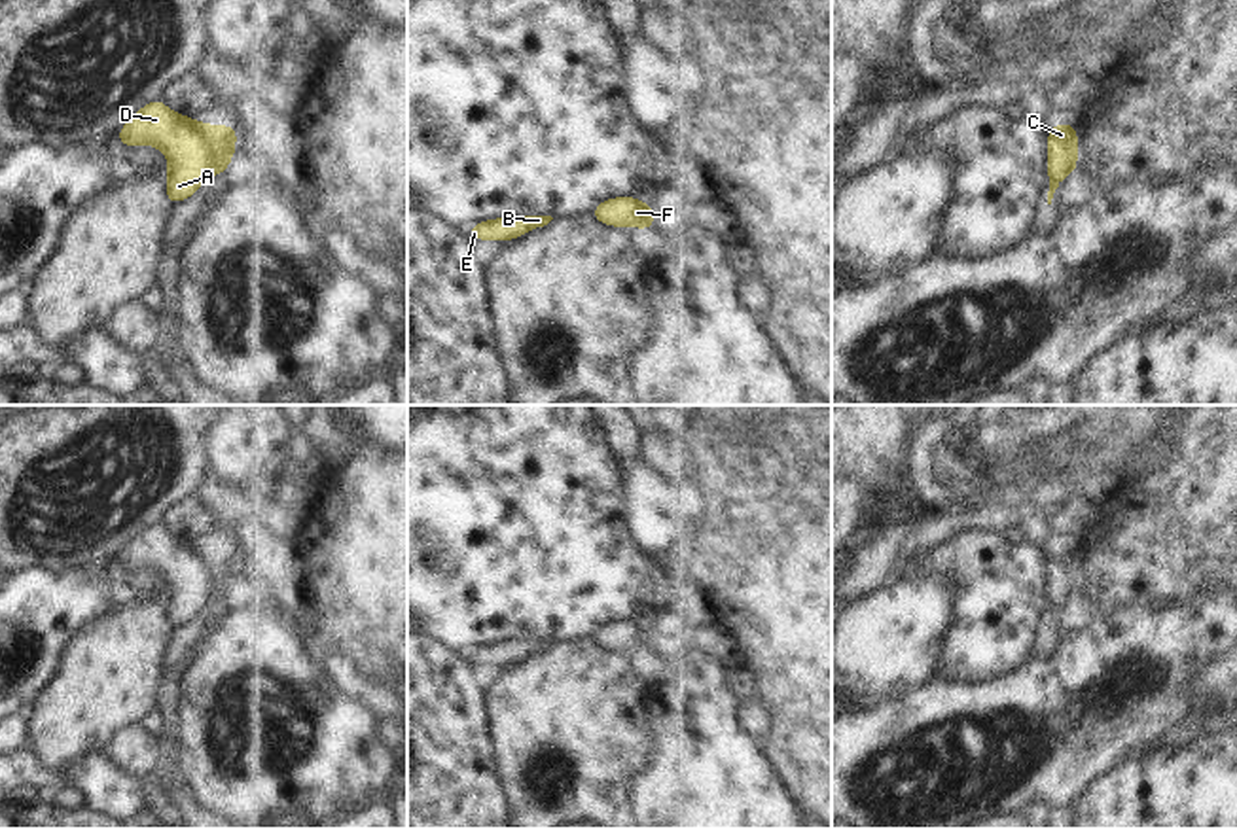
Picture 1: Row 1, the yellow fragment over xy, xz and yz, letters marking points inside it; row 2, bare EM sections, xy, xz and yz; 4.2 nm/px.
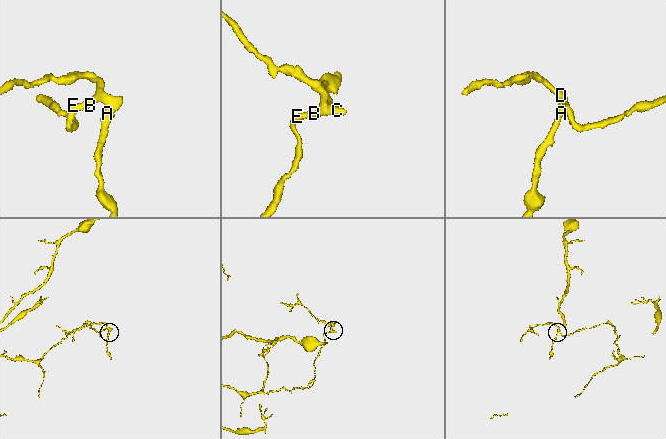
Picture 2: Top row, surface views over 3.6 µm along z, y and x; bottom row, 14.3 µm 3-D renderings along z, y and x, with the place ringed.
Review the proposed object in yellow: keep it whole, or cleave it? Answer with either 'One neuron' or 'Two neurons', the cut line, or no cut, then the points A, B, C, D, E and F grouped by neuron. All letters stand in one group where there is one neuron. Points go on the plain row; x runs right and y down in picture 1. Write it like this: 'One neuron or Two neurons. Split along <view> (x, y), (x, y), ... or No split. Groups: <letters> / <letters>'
One neuron. No split. Groups: A B C D E F

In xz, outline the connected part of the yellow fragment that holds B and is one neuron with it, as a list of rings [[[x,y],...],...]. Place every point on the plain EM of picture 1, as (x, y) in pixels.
[[[502,640],[496,644],[483,644],[466,653],[470,664],[498,664],[510,666],[544,651],[551,645],[551,640]]]

